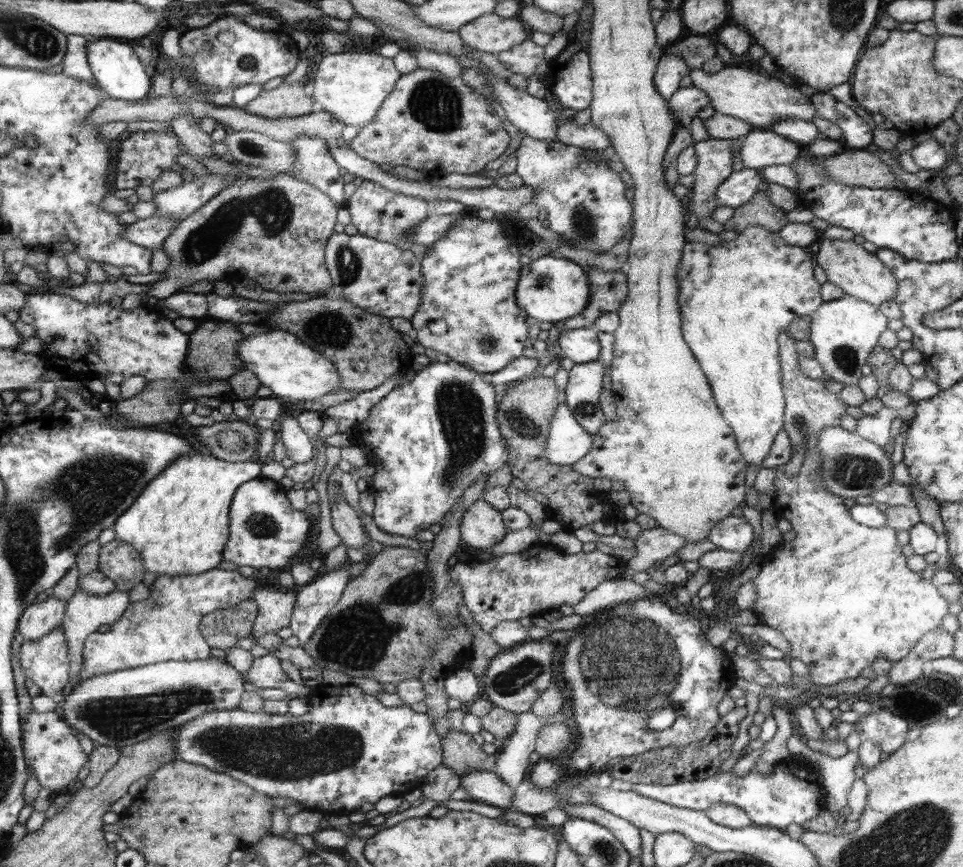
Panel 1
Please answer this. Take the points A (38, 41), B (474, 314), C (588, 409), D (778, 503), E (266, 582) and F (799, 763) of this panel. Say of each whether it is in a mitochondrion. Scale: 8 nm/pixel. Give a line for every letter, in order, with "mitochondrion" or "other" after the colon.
A: mitochondrion
B: other
C: mitochondrion
D: other
E: other
F: other

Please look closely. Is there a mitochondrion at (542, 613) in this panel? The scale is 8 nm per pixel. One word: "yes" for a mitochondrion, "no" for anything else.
no

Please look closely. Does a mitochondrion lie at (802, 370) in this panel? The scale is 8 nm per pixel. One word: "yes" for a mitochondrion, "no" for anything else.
no

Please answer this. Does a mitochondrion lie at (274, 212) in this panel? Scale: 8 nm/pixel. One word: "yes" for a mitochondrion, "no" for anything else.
yes

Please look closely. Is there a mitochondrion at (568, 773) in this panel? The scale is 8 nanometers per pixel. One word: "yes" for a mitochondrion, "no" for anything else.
no

